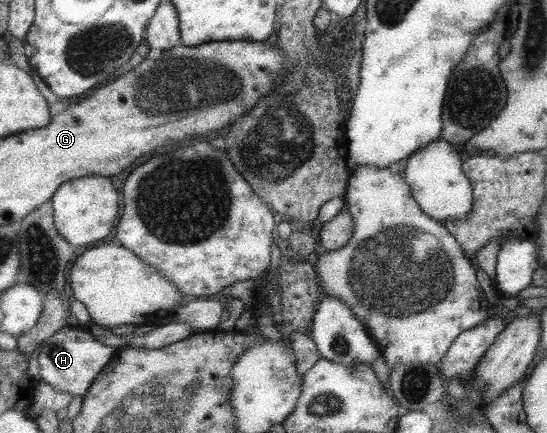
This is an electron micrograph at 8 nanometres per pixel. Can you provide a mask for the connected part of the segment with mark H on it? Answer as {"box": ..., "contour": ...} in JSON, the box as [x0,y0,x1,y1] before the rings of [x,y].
{"box":[39,327,113,398],"contour":[[[64,327],[42,344],[39,355],[41,378],[43,382],[52,385],[56,390],[63,390],[76,398],[78,396],[83,398],[96,375],[106,363],[110,363],[113,355],[112,348],[99,343],[91,334],[84,334],[81,328]]]}

